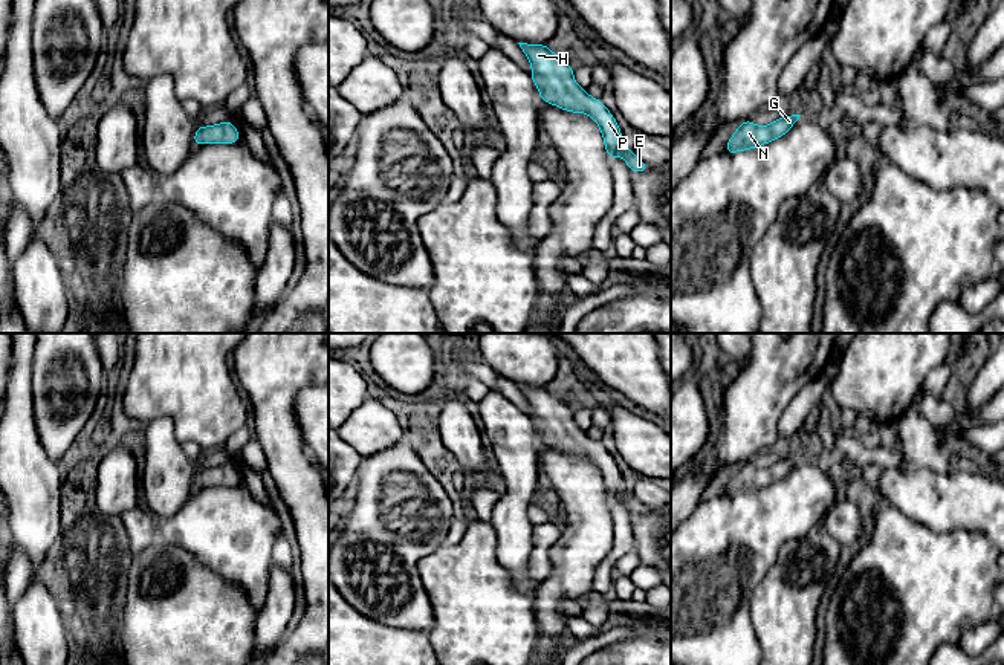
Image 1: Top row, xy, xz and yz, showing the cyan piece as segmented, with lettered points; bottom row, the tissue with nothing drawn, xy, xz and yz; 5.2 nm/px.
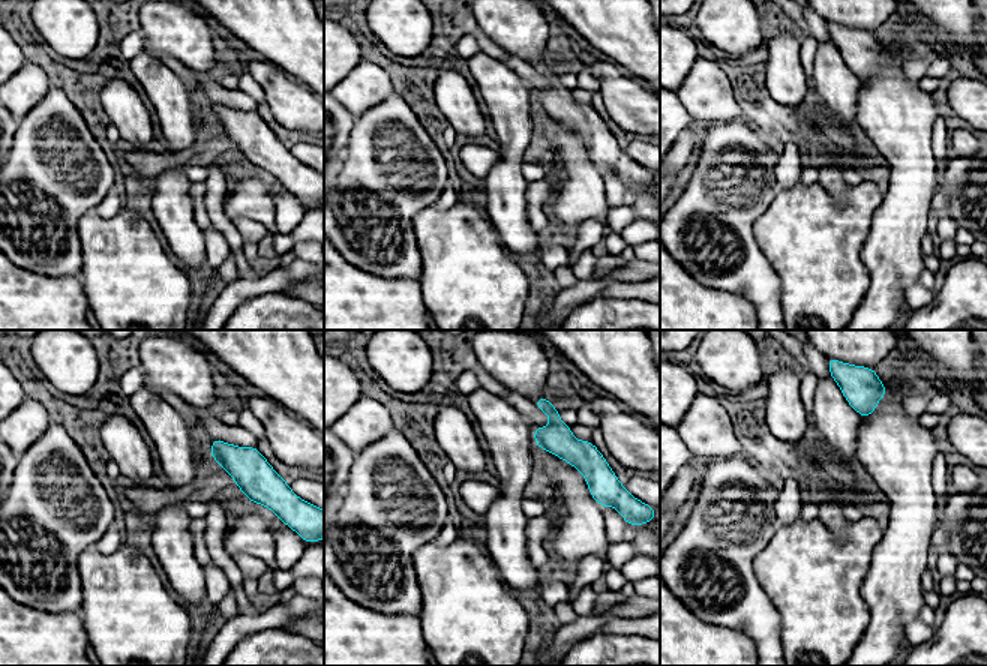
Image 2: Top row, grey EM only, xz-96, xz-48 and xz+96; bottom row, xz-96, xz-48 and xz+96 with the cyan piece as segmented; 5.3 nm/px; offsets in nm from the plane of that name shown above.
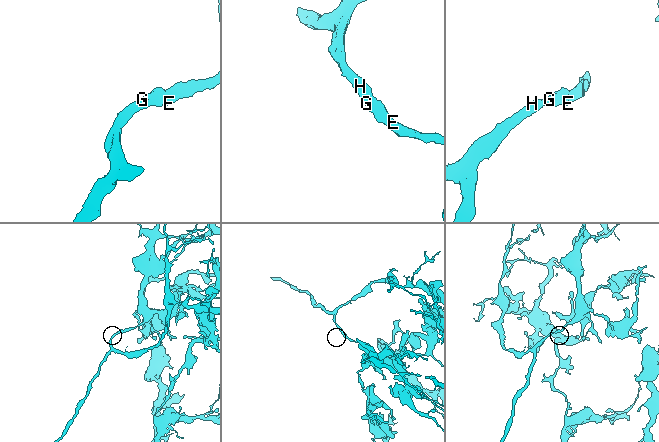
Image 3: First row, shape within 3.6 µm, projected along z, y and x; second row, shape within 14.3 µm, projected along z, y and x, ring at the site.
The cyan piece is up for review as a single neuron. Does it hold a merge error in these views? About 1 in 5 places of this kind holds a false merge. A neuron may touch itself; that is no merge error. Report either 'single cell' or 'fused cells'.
single cell

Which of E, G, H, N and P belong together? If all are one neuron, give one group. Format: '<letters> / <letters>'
E G H N P

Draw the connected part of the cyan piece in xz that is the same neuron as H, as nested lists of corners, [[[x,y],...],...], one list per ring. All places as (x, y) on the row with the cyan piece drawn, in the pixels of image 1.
[[[518,44],[532,66],[530,76],[539,90],[541,101],[565,112],[585,113],[593,118],[604,136],[608,161],[620,156],[631,173],[643,173],[649,168],[627,148],[622,131],[605,104],[598,98],[591,98],[585,89],[576,84],[572,66],[546,44]]]

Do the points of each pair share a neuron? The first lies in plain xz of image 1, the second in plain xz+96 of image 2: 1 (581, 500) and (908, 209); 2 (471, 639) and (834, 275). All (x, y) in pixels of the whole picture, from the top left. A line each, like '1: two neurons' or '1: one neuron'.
1: one neuron
2: one neuron

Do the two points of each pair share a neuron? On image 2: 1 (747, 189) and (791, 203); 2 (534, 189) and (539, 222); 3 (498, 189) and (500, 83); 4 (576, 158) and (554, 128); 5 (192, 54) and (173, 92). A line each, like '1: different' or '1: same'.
1: different
2: same
3: same
4: same
5: different

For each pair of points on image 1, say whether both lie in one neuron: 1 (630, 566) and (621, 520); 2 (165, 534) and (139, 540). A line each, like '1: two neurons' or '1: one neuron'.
1: two neurons
2: two neurons

